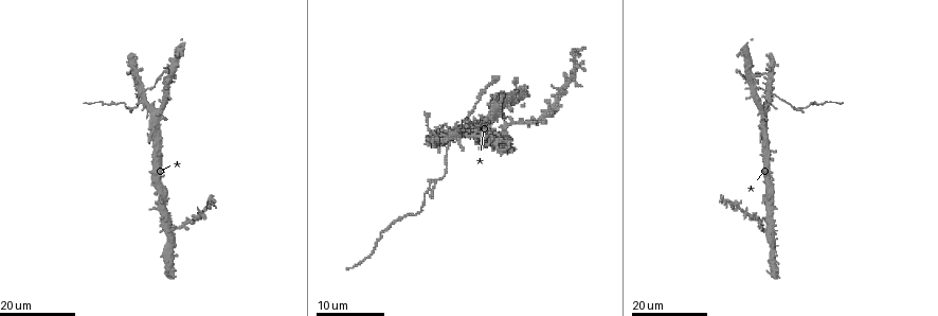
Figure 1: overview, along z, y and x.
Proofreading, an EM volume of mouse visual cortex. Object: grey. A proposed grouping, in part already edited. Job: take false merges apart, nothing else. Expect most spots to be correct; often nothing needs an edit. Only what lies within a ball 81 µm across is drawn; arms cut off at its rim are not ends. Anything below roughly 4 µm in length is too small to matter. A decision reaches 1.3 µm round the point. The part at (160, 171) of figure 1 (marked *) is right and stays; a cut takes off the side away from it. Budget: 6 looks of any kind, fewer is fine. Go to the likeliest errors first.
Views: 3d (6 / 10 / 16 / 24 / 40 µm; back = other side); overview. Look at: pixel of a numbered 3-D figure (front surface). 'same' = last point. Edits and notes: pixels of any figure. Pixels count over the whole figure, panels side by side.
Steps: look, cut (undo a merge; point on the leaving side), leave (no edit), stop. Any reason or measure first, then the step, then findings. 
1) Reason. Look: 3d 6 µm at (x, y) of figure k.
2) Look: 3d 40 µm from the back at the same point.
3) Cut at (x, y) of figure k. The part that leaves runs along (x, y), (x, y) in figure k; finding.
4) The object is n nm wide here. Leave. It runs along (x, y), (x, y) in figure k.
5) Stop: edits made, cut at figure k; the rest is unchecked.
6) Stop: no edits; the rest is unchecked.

Three arms meet. Look: 3d 24 µm at (172, 234) of figure 1.

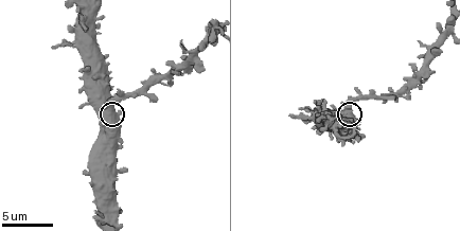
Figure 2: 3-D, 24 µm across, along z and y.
Look: 3d 10 µm at (111, 107) of figure 2.

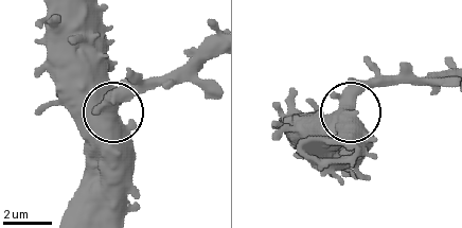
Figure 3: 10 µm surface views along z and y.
Look: 3d 10 µm from the back at (350, 107) of figure 3.

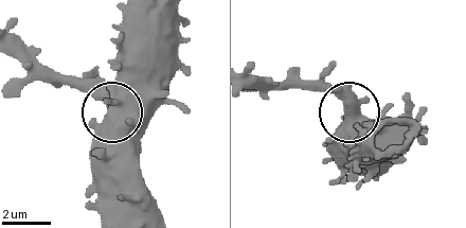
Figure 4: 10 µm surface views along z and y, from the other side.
The side arm is 13 µm long; 3 arms meet here. Leave. Continuous, no second cell.

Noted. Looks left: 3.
Sudden change in width. Look: 3d 16 µm at (575, 56) of figure 1.

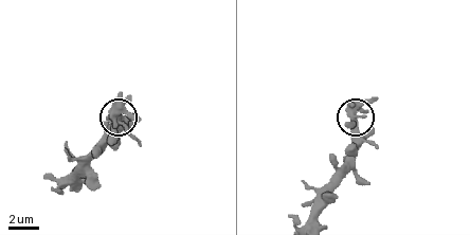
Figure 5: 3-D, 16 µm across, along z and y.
Look: 3d 10 µm at (352, 116) of figure 5.

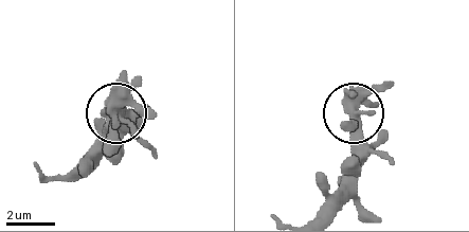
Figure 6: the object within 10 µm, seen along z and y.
4 arms meet here. Leave. One cell here.

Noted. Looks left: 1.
Stop: no edits; the rest is unchecked.

